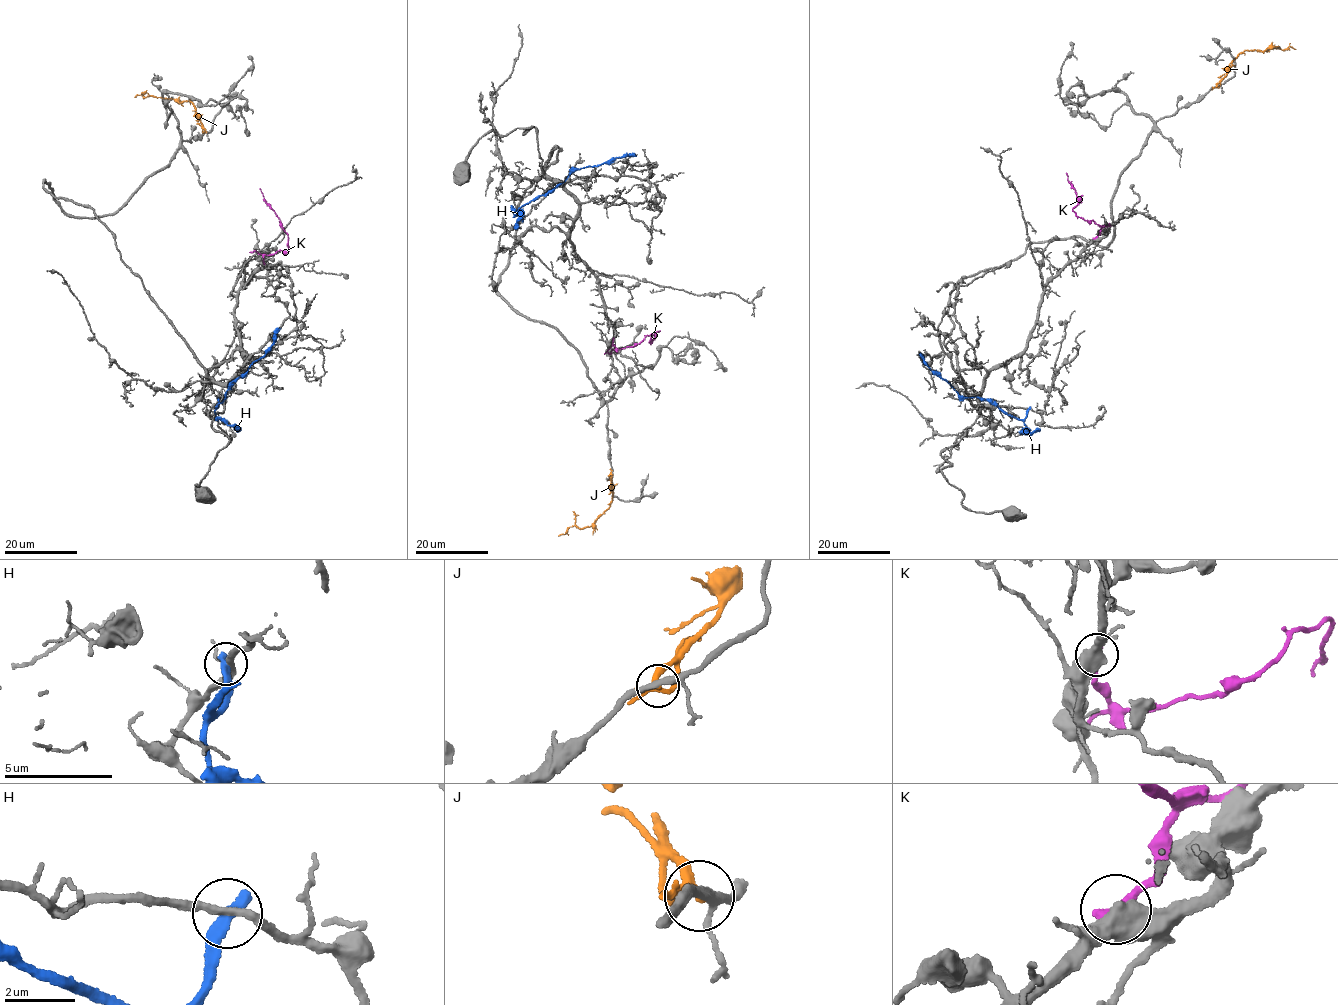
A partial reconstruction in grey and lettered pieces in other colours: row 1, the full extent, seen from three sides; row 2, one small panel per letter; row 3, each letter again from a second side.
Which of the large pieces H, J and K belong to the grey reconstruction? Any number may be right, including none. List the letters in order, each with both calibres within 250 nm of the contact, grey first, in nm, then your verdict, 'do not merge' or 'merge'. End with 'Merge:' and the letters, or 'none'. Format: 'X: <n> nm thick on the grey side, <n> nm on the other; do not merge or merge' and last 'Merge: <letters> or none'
H: 200 nm thick on the grey side, 440 nm on the other; do not merge
J: 220 nm thick on the grey side, 190 nm on the other; do not merge
K: 550 nm thick on the grey side, 340 nm on the other; do not merge
Merge: none

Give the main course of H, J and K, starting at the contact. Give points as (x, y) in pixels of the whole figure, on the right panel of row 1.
H: (1028, 409), (1023, 419), (1016, 419), (988, 400), (960, 395), (935, 374), (919, 353)
J: (1216, 86), (1226, 74), (1231, 61), (1246, 50), (1262, 51), (1272, 46), (1283, 50), (1290, 46), (1295, 49)
K: (1095, 237), (1101, 226), (1076, 215), (1072, 209), (1079, 198), (1066, 173)

